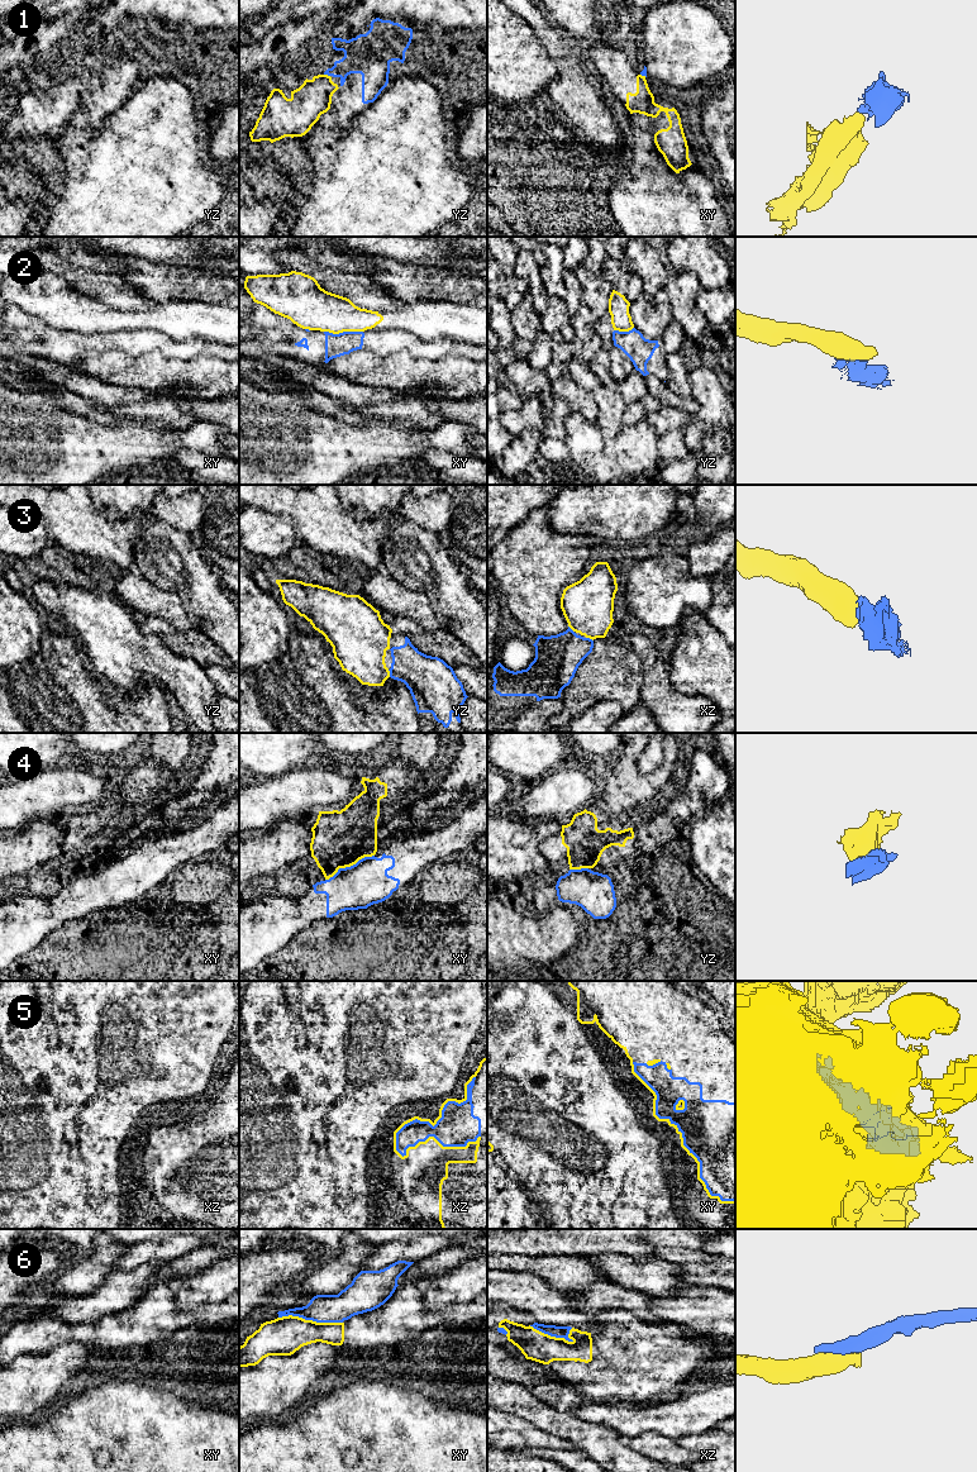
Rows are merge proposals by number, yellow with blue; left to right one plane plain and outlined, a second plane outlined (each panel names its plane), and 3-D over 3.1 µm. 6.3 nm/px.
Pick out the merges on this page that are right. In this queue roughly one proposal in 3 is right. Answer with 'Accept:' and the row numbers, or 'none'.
Accept: 1, 3

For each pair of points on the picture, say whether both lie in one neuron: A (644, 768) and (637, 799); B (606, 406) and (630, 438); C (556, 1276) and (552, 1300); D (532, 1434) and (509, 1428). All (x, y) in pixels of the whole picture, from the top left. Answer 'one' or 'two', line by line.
A: two
B: two
C: two
D: one

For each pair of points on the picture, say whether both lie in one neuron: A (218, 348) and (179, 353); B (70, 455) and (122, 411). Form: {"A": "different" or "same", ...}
{"A": "same", "B": "different"}

